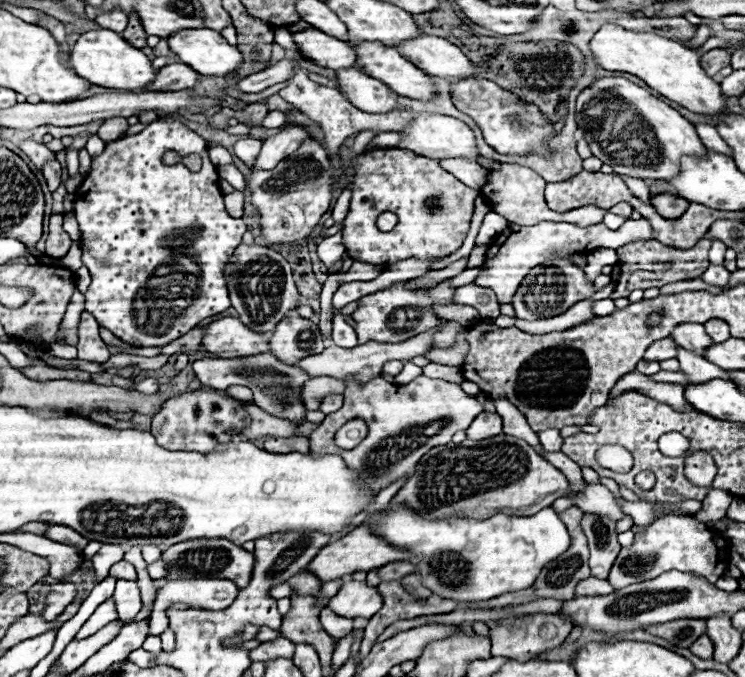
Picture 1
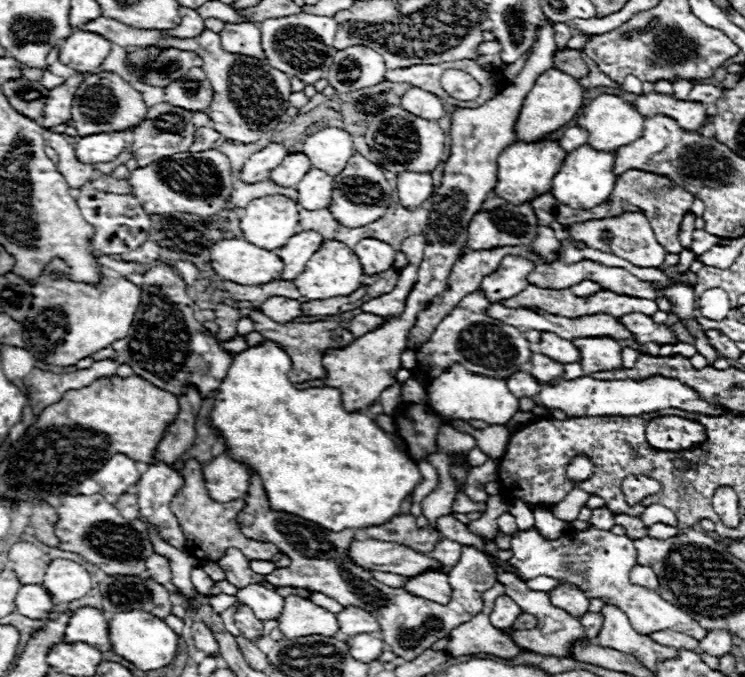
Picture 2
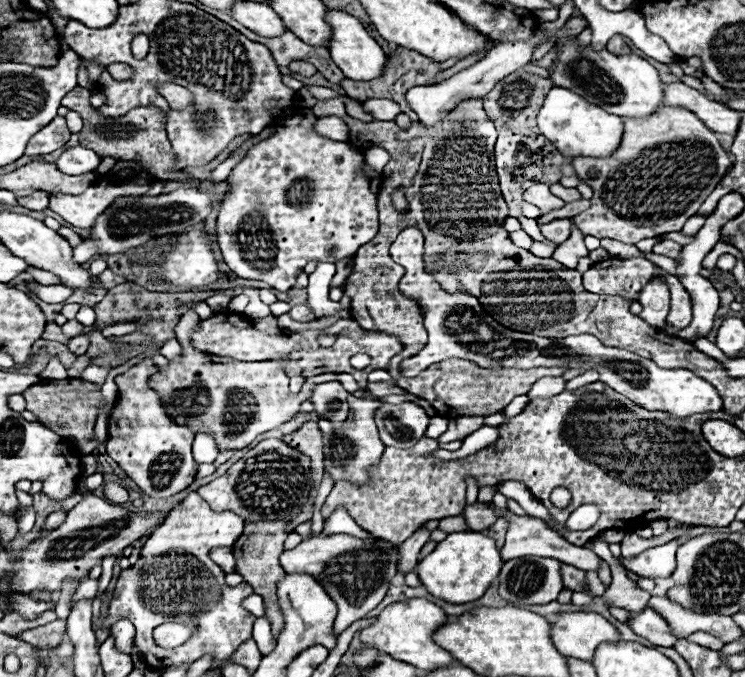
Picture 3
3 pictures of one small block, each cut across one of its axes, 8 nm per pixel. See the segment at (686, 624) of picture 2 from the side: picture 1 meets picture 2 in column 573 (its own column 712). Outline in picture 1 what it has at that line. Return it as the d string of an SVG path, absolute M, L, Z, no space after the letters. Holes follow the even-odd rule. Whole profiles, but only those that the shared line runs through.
M668 514L658 518L654 524L650 524L648 530L638 532L630 548L622 548L608 574L608 582L612 582L612 588L620 588L620 586L630 586L632 582L652 580L666 570L682 570L682 572L694 572L696 576L704 576L708 582L714 584L726 572L726 568L728 568L728 558L726 558L724 538L722 538L722 560L720 560L718 536L706 524L690 516Z

